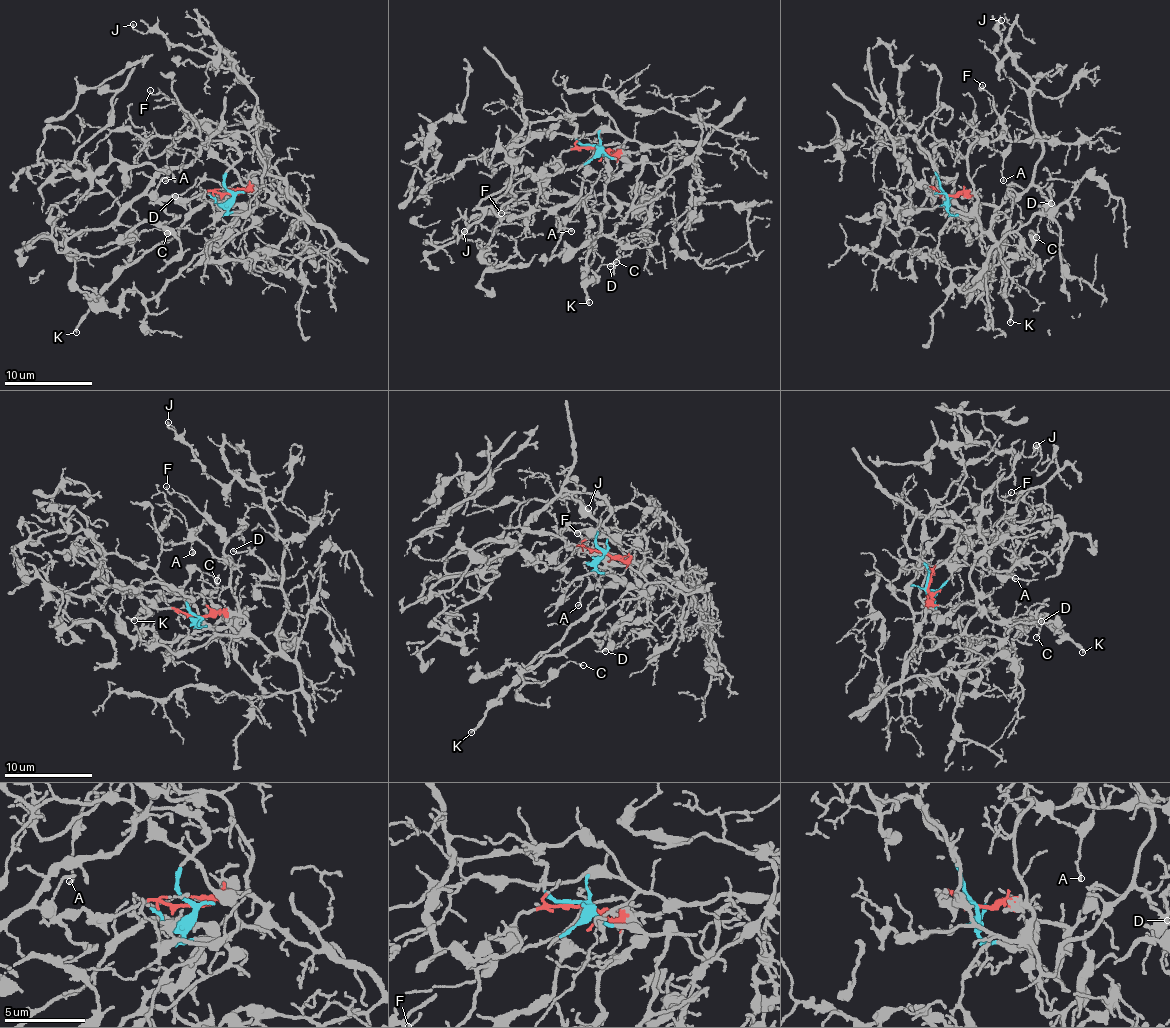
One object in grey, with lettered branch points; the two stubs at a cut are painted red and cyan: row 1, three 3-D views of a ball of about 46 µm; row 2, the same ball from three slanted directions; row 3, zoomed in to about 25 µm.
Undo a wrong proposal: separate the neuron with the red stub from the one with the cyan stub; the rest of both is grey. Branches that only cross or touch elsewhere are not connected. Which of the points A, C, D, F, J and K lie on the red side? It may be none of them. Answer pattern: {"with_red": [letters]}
{"with_red": ["A", "D", "F", "J"]}

